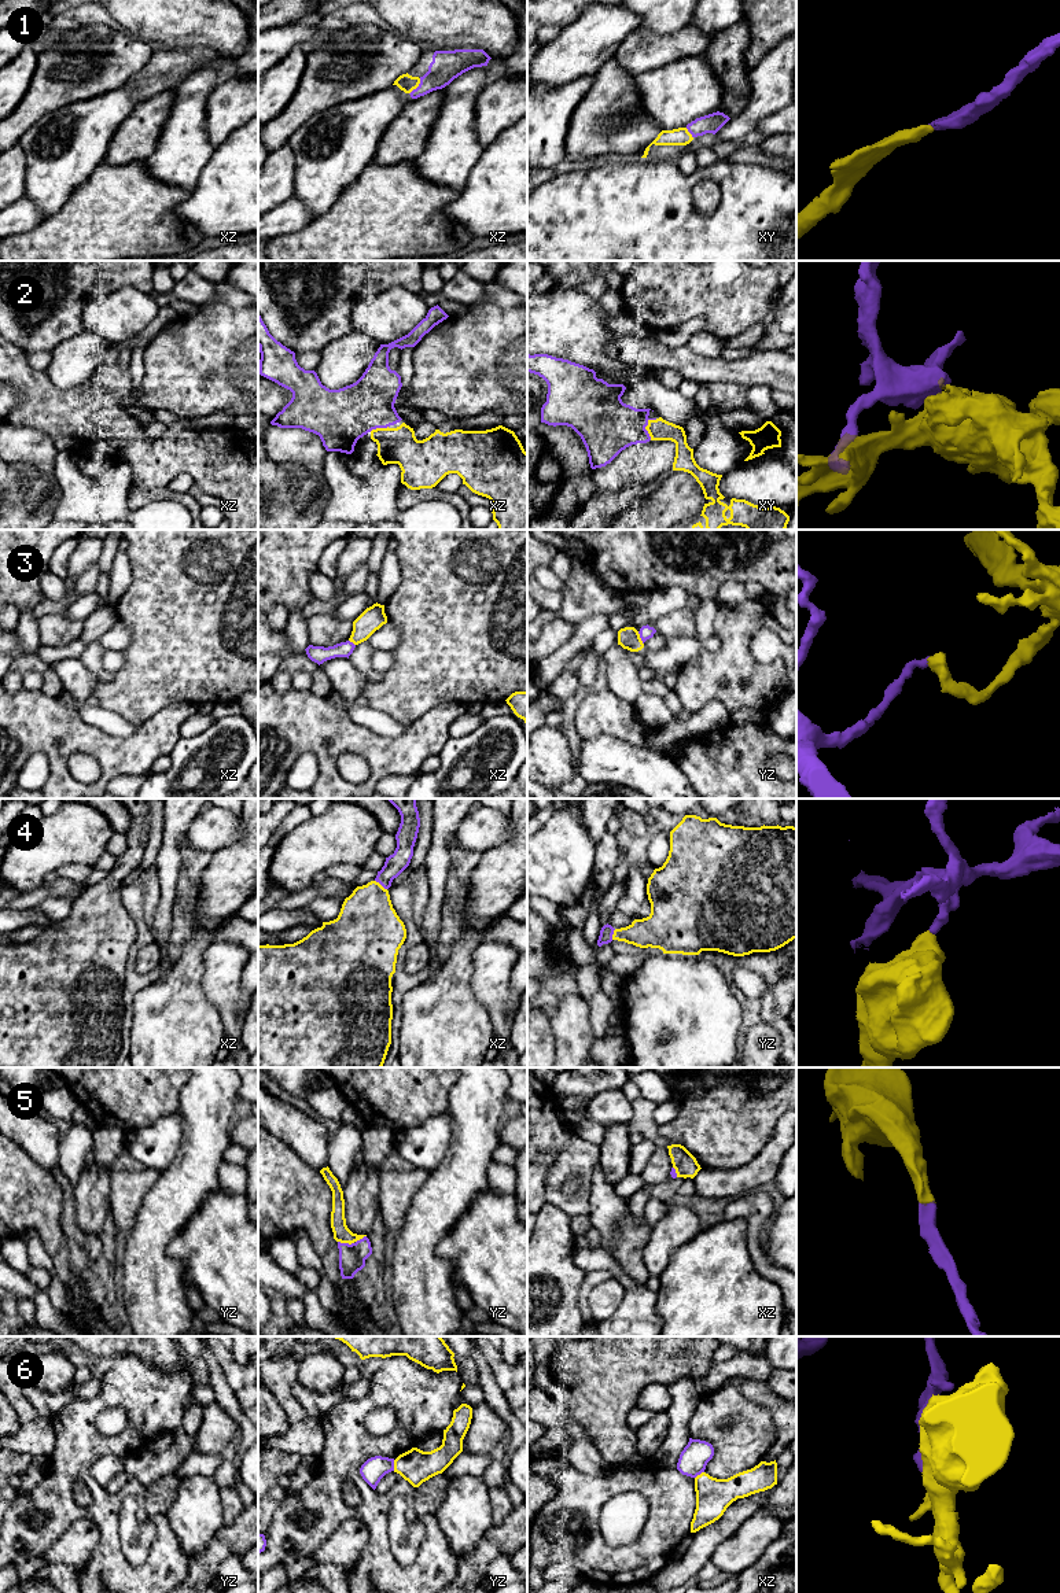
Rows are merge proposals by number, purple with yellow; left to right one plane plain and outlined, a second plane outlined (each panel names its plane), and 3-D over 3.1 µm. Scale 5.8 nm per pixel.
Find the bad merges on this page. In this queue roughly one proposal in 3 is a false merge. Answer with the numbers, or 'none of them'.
3, 6

